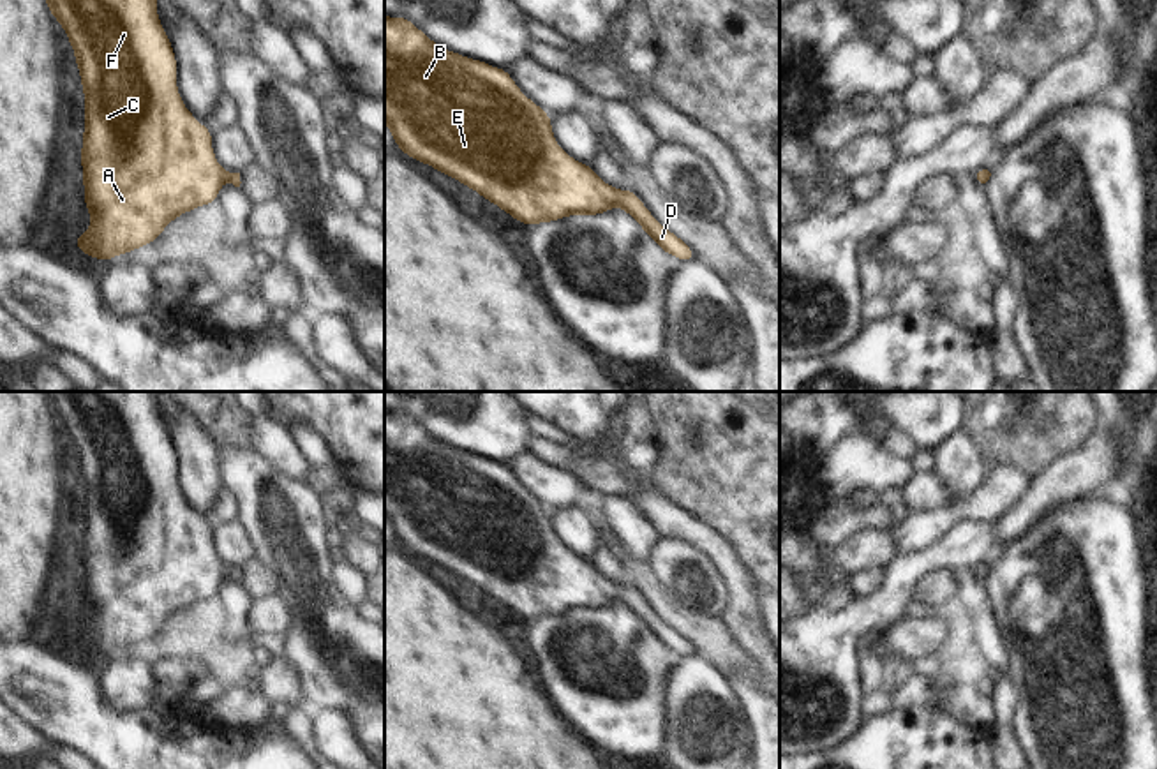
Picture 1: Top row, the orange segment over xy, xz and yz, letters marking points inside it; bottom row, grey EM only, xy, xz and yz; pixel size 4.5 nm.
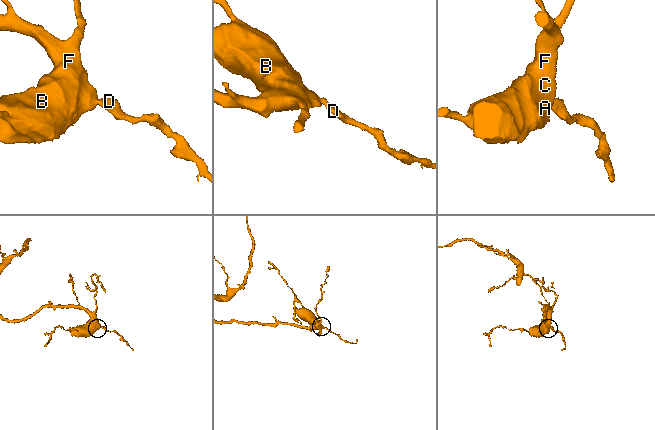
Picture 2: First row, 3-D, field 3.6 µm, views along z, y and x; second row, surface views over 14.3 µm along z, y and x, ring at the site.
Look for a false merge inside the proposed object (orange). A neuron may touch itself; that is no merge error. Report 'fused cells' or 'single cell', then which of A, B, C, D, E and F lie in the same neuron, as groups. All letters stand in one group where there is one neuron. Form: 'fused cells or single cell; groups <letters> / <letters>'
single cell; groups A B C D E F

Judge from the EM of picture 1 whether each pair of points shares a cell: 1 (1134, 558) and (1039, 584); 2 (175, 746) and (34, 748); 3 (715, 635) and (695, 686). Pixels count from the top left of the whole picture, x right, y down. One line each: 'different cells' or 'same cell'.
1: same cell
2: different cells
3: different cells

